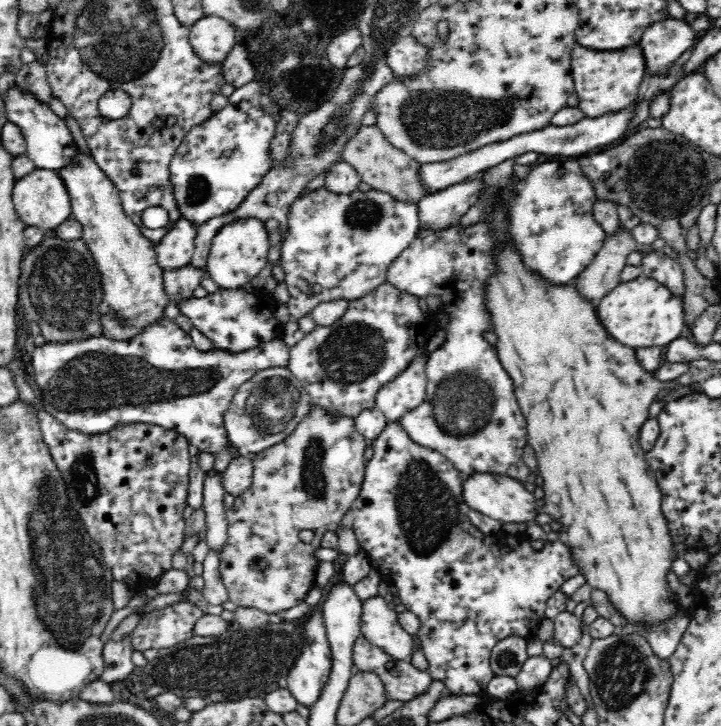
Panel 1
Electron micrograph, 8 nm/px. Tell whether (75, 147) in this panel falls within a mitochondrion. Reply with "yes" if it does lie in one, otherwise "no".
no

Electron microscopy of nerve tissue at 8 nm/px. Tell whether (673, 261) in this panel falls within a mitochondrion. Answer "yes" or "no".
no

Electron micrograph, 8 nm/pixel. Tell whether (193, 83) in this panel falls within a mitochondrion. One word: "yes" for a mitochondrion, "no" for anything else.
no

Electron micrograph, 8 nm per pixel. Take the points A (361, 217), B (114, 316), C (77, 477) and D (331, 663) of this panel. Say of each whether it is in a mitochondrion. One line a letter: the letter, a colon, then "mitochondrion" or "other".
A: mitochondrion
B: mitochondrion
C: mitochondrion
D: other

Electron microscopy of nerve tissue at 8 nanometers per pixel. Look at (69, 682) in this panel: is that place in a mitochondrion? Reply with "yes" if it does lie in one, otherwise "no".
no

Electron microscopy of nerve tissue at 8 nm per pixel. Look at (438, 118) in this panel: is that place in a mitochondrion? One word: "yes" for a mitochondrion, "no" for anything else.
yes

